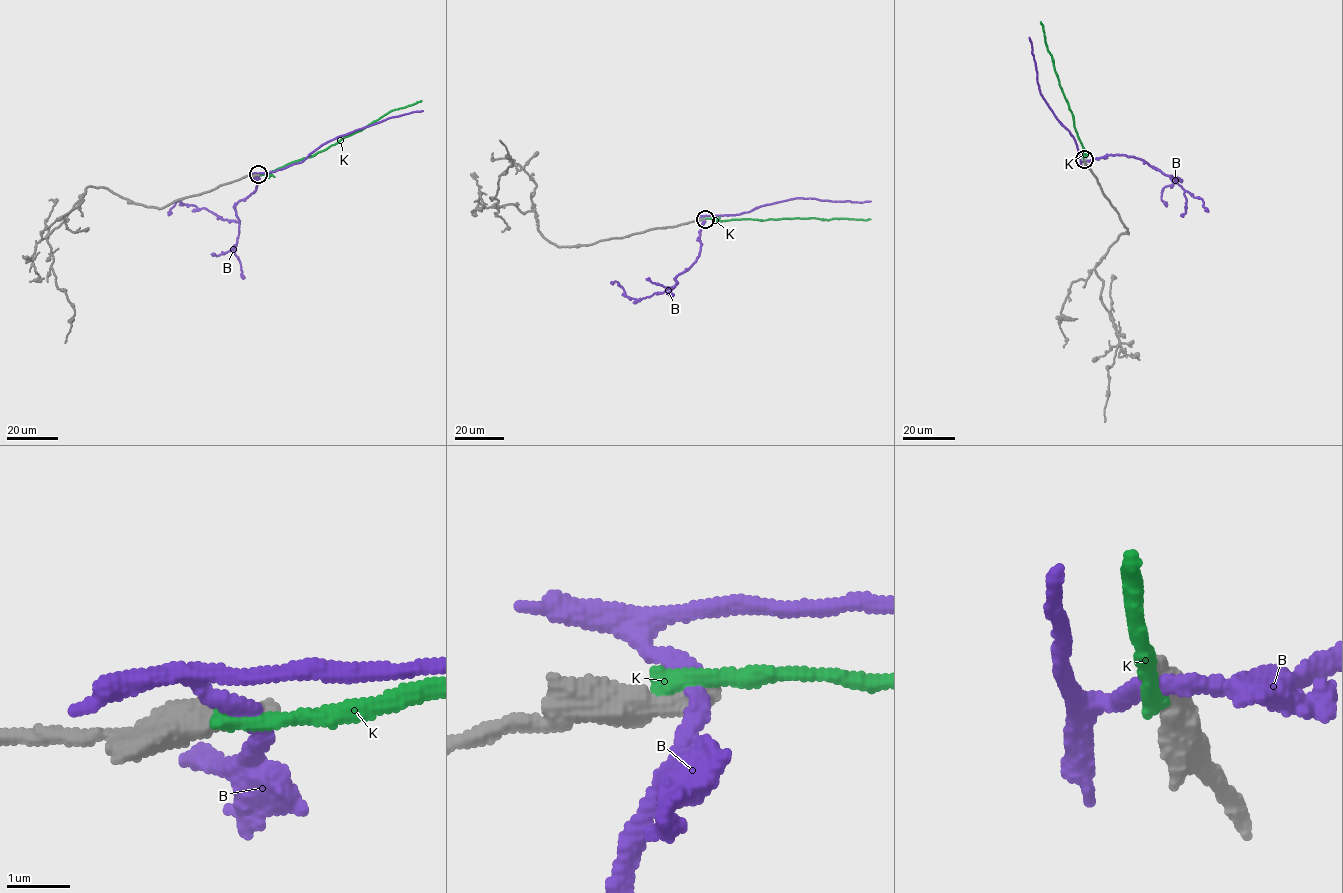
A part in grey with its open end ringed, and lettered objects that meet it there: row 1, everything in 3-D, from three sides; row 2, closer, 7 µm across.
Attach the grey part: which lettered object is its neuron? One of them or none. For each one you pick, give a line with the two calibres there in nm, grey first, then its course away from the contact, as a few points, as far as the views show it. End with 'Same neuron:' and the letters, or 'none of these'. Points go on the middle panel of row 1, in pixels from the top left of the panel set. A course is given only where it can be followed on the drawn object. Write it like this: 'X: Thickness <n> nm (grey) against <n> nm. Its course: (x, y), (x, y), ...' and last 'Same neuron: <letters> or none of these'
Same neuron: none of these

